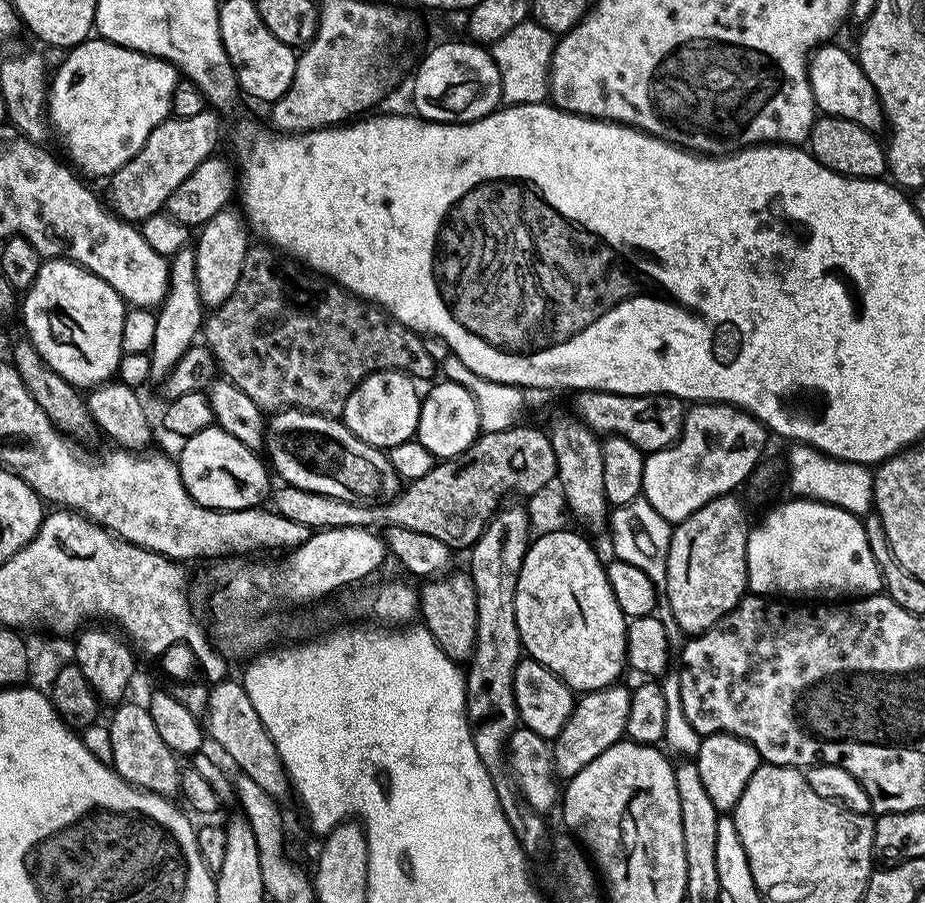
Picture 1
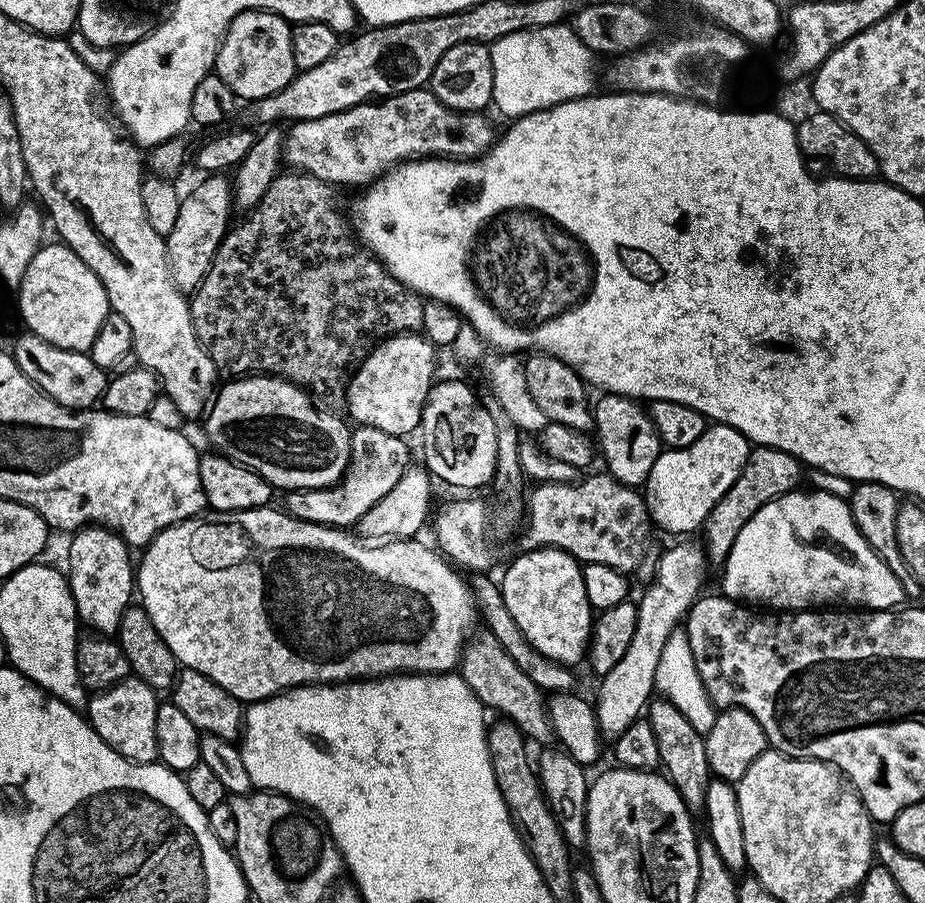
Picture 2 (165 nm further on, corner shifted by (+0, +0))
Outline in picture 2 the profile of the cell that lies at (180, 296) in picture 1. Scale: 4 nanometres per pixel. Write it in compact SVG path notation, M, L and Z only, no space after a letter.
M208 174L203 179L189 196L187 193L181 199L178 222L174 222L174 230L170 230L166 237L172 280L178 290L185 294L195 292L206 278L216 257L216 251L230 231L228 219L231 218L232 212L234 213L233 181L224 174Z

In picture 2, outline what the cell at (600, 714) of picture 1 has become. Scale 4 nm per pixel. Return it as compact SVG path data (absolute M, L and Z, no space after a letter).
M684 538L681 544L668 548L660 556L656 564L656 577L652 585L638 600L638 626L634 626L634 638L630 638L630 650L622 654L621 660L614 665L599 681L600 689L596 692L594 707L596 709L596 725L604 738L615 738L641 719L646 705L653 699L658 674L658 661L662 658L662 649L666 646L666 638L687 617L692 603L701 595L700 587L704 584L704 564L706 552L699 543L691 544L691 539Z

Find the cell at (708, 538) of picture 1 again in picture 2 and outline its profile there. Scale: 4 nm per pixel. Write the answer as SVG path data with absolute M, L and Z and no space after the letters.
M753 447L748 453L748 461L742 474L738 474L734 486L730 486L730 490L726 490L722 498L718 498L714 510L710 510L710 514L703 522L702 544L706 549L707 559L711 563L713 560L716 566L723 565L724 559L734 546L734 538L738 538L738 530L742 530L742 526L746 526L746 522L750 522L750 518L754 518L754 514L758 514L758 510L766 506L766 502L777 500L779 496L793 491L799 485L796 483L800 480L800 471L800 461L789 452L777 448Z

